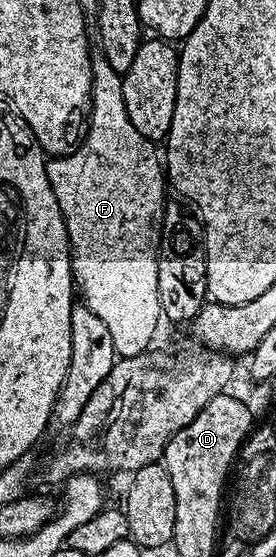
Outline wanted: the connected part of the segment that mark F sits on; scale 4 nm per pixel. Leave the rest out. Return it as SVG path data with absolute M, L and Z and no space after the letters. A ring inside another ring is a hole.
M105 59L93 60L93 85L91 86L91 107L89 109L89 123L81 144L69 156L55 156L46 163L47 178L51 182L51 190L55 194L55 202L59 202L59 210L65 219L65 229L69 235L69 246L73 262L73 279L80 299L107 326L111 333L111 342L115 342L118 357L134 356L140 352L150 351L153 335L157 332L157 323L162 323L161 307L159 306L159 274L157 273L157 253L161 239L161 214L166 203L167 176L163 171L163 160L155 149L154 141L143 138L135 126L131 126L131 118L127 118L127 106L123 106L123 90L121 89L122 75L111 68Z

